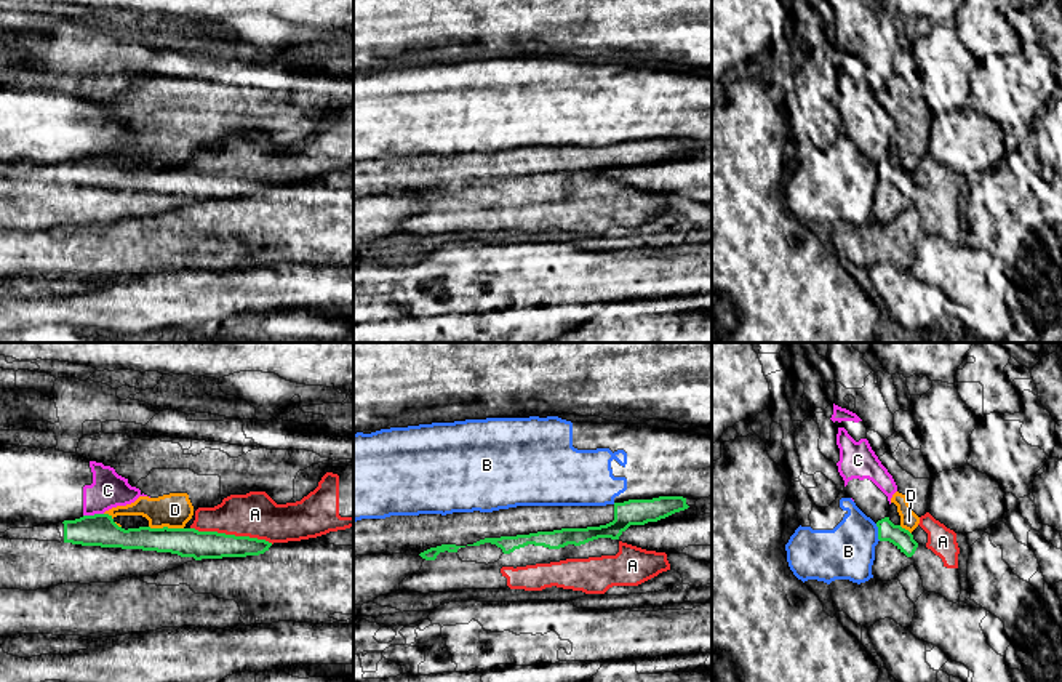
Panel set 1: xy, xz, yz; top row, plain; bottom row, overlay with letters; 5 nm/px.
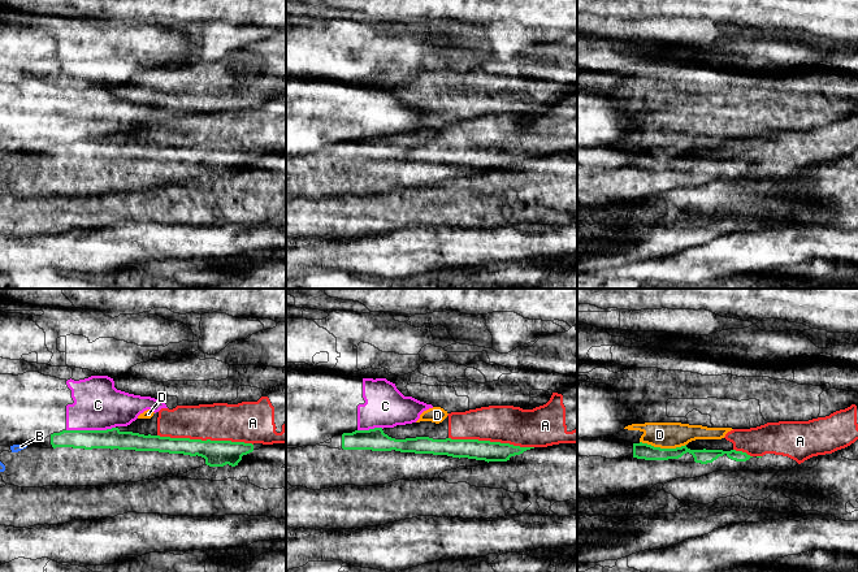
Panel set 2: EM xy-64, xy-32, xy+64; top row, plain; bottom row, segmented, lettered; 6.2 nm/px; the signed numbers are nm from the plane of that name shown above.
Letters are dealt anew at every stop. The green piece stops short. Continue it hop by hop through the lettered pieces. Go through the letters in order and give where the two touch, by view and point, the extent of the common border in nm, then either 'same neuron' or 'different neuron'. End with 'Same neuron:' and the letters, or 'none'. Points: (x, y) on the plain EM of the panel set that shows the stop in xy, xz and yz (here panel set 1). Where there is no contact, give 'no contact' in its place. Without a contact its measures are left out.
A: xy (232, 176) | 420 nm | different neuron
B: yz (878, 173) | 90 nm | different neuron
C: xy (95, 156) | 110 nm | different neuron
D: xy (167, 168) | 180 nm | different neuron
Same neuron: none

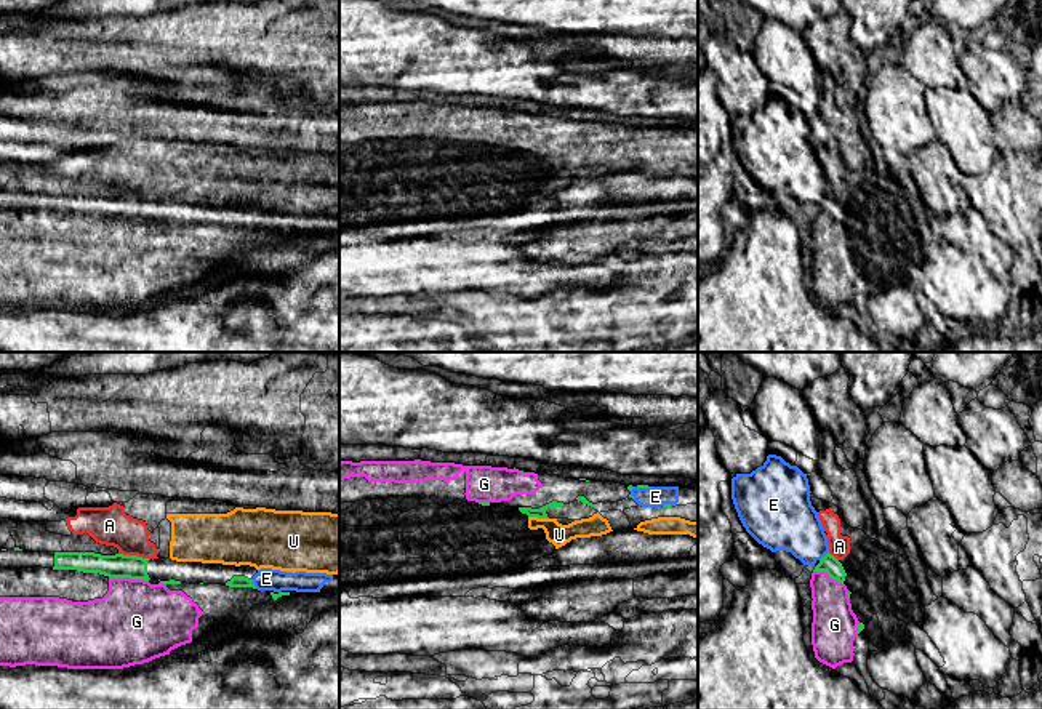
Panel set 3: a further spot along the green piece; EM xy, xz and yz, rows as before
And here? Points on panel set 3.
A: xy (135, 197) | 160 nm | same neuron
E: xy (253, 226) | 50 nm | different neuron
G: xy (128, 218) | 200 nm | same neuron
U: xz (538, 159) | 110 nm | same neuron
Same neuron: A, G, U

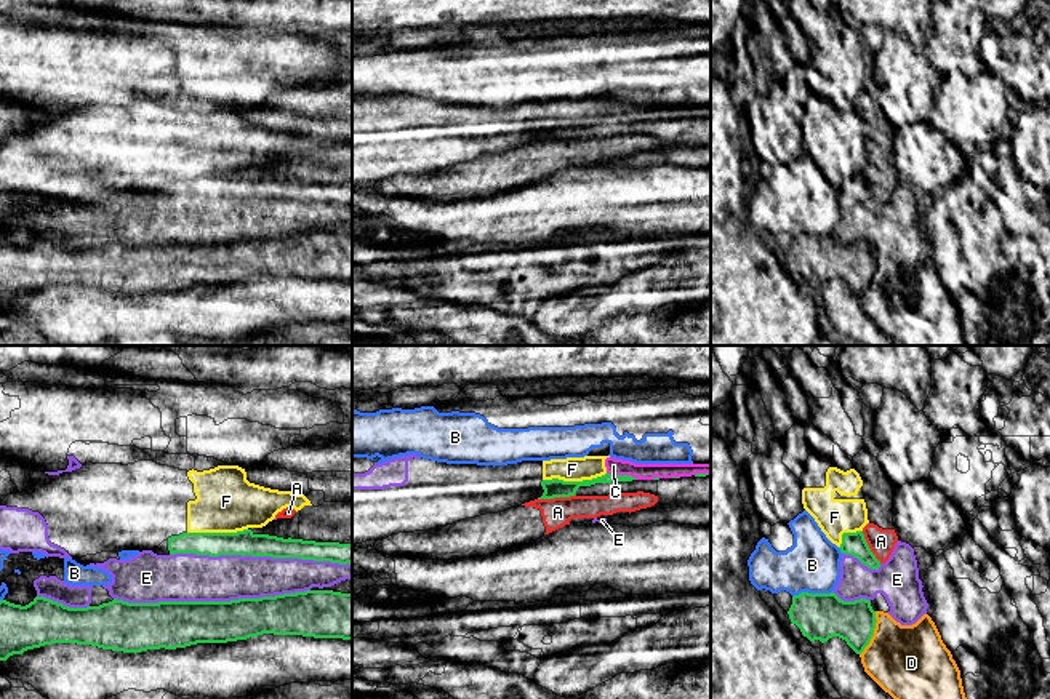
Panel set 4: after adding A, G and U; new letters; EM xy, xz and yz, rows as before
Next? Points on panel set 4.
A: xz (556, 138) | 190 nm | different neuron
B: yz (812, 235) | 220 nm | different neuron
C: xz (623, 117) | 160 nm | different neuron
D: yz (873, 275) | 240 nm | different neuron
E: xy (212, 243) | 1000 nm | different neuron
F: xz (573, 123) | 320 nm | different neuron
Same neuron: none

